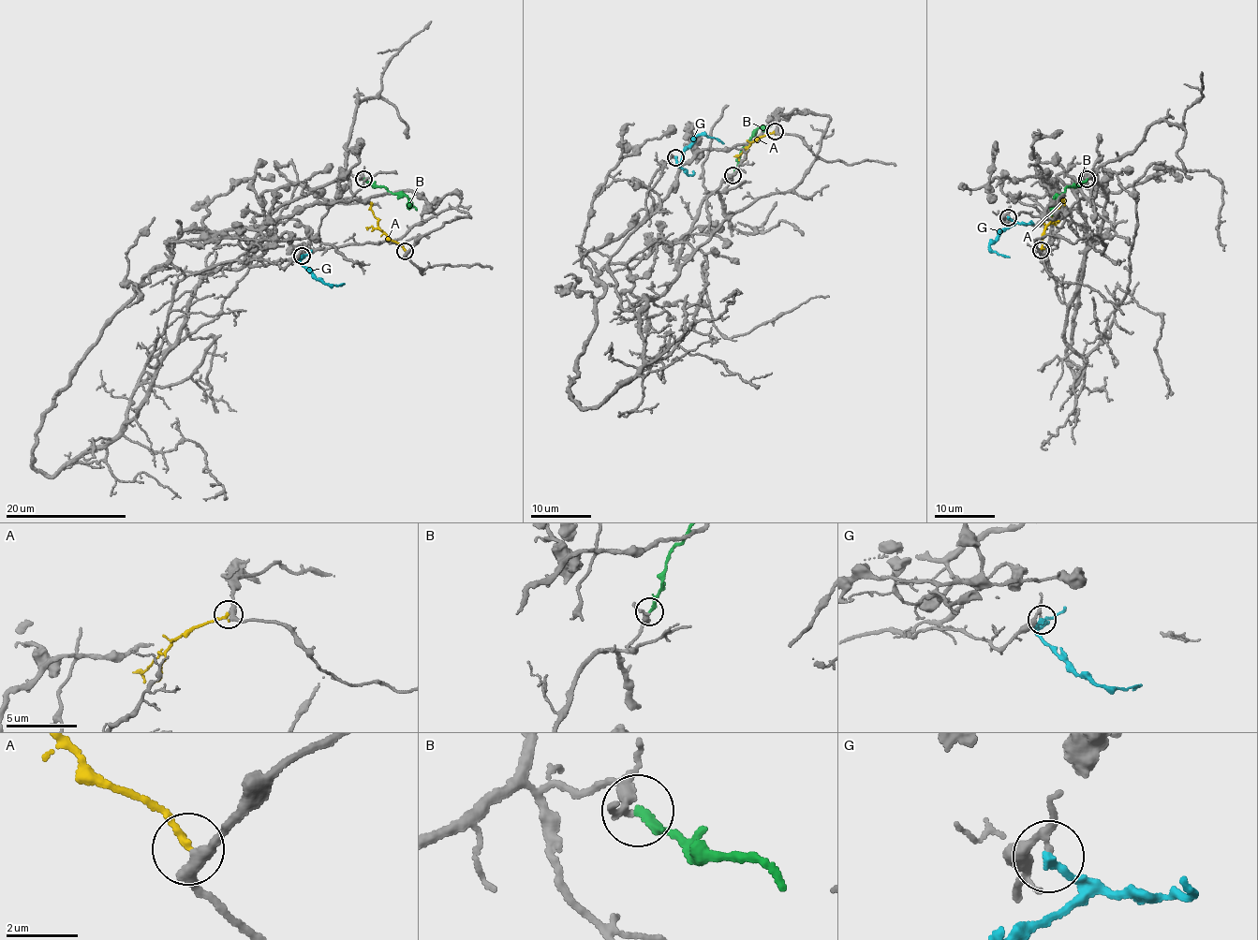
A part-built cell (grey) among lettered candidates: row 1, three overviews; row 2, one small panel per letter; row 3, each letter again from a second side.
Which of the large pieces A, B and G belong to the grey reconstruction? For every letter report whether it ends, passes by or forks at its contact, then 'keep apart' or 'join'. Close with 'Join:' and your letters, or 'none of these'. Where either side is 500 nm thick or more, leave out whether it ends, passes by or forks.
A: it ends | join
B: it ends | keep apart
G: it ends | keep apart
Join: A

